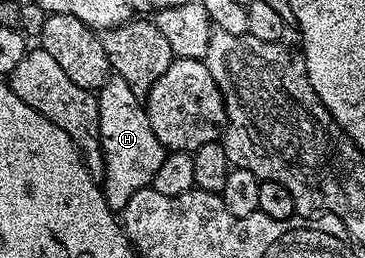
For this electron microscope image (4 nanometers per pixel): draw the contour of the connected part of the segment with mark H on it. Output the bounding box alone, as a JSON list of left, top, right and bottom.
[96,76,168,207]

